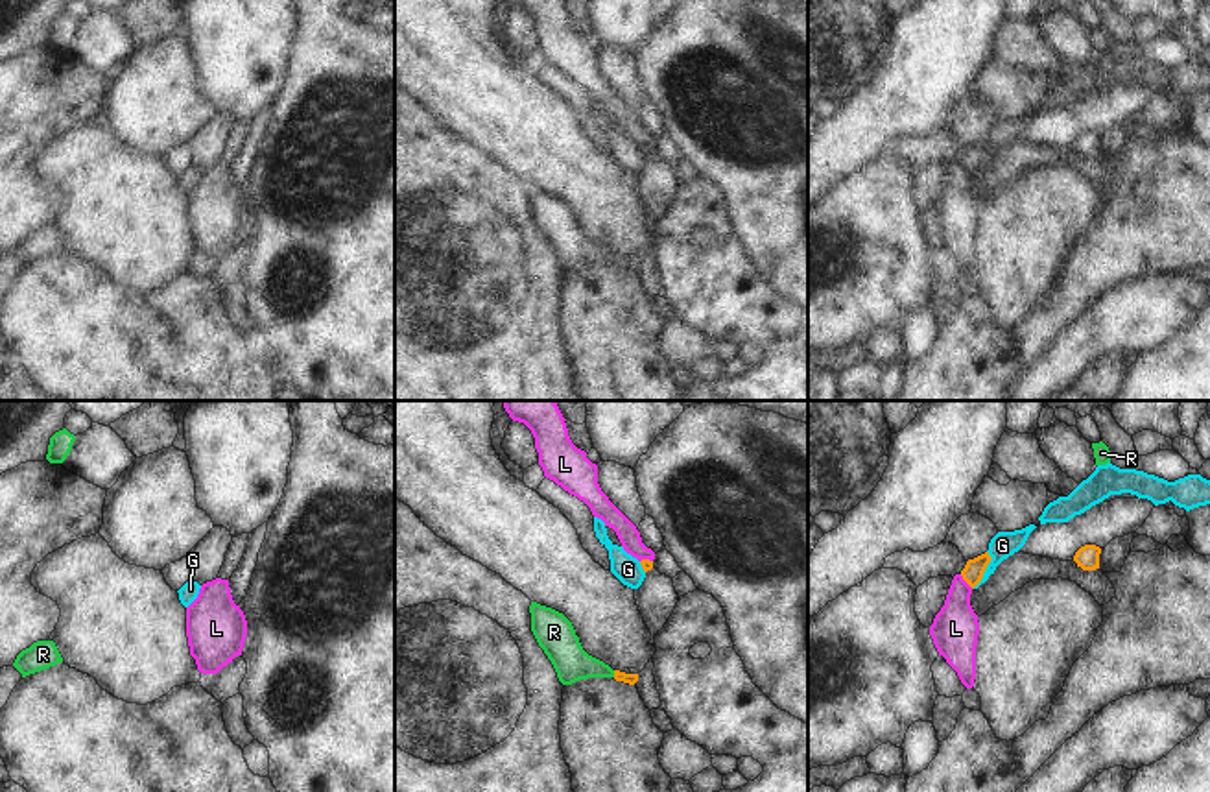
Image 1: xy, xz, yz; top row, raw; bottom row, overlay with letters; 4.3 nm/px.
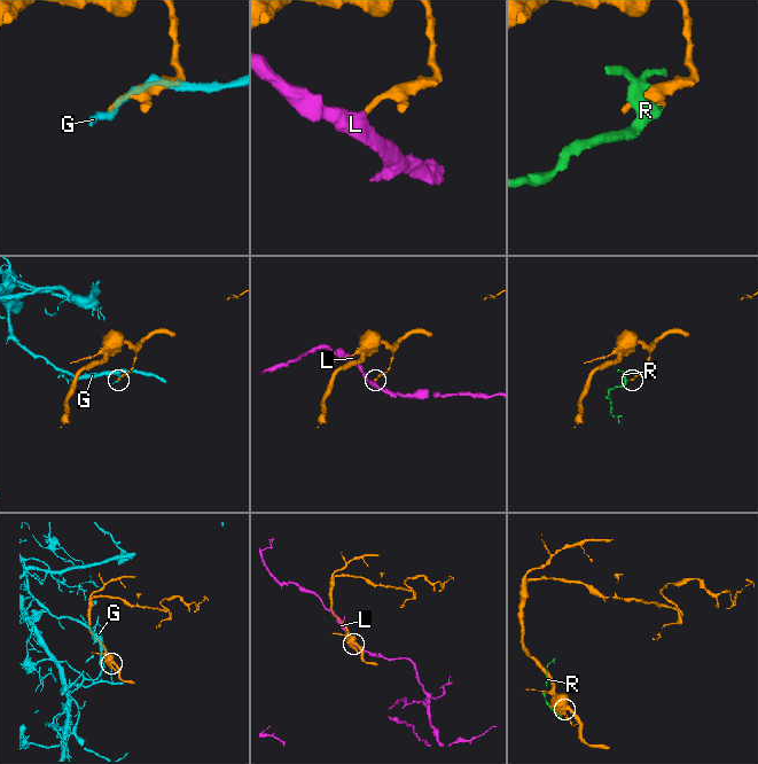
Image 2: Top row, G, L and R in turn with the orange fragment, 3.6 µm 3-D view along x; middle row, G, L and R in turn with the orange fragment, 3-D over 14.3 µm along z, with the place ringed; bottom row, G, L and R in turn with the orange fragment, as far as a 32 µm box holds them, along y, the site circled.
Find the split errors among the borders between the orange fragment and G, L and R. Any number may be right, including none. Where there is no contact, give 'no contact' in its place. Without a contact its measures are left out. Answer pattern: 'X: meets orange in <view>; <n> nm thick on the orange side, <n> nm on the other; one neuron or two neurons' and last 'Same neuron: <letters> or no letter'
G: meets orange in yz; 90 nm thick on the orange side, 110 nm on the other; two neurons
L: meets orange in yz; 90 nm thick on the orange side, 200 nm on the other; two neurons
R: meets orange in xz; 50 nm thick on the orange side, 160 nm on the other; one neuron
Same neuron: R

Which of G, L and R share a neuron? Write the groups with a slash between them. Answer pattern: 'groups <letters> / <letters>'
groups G / L / R

